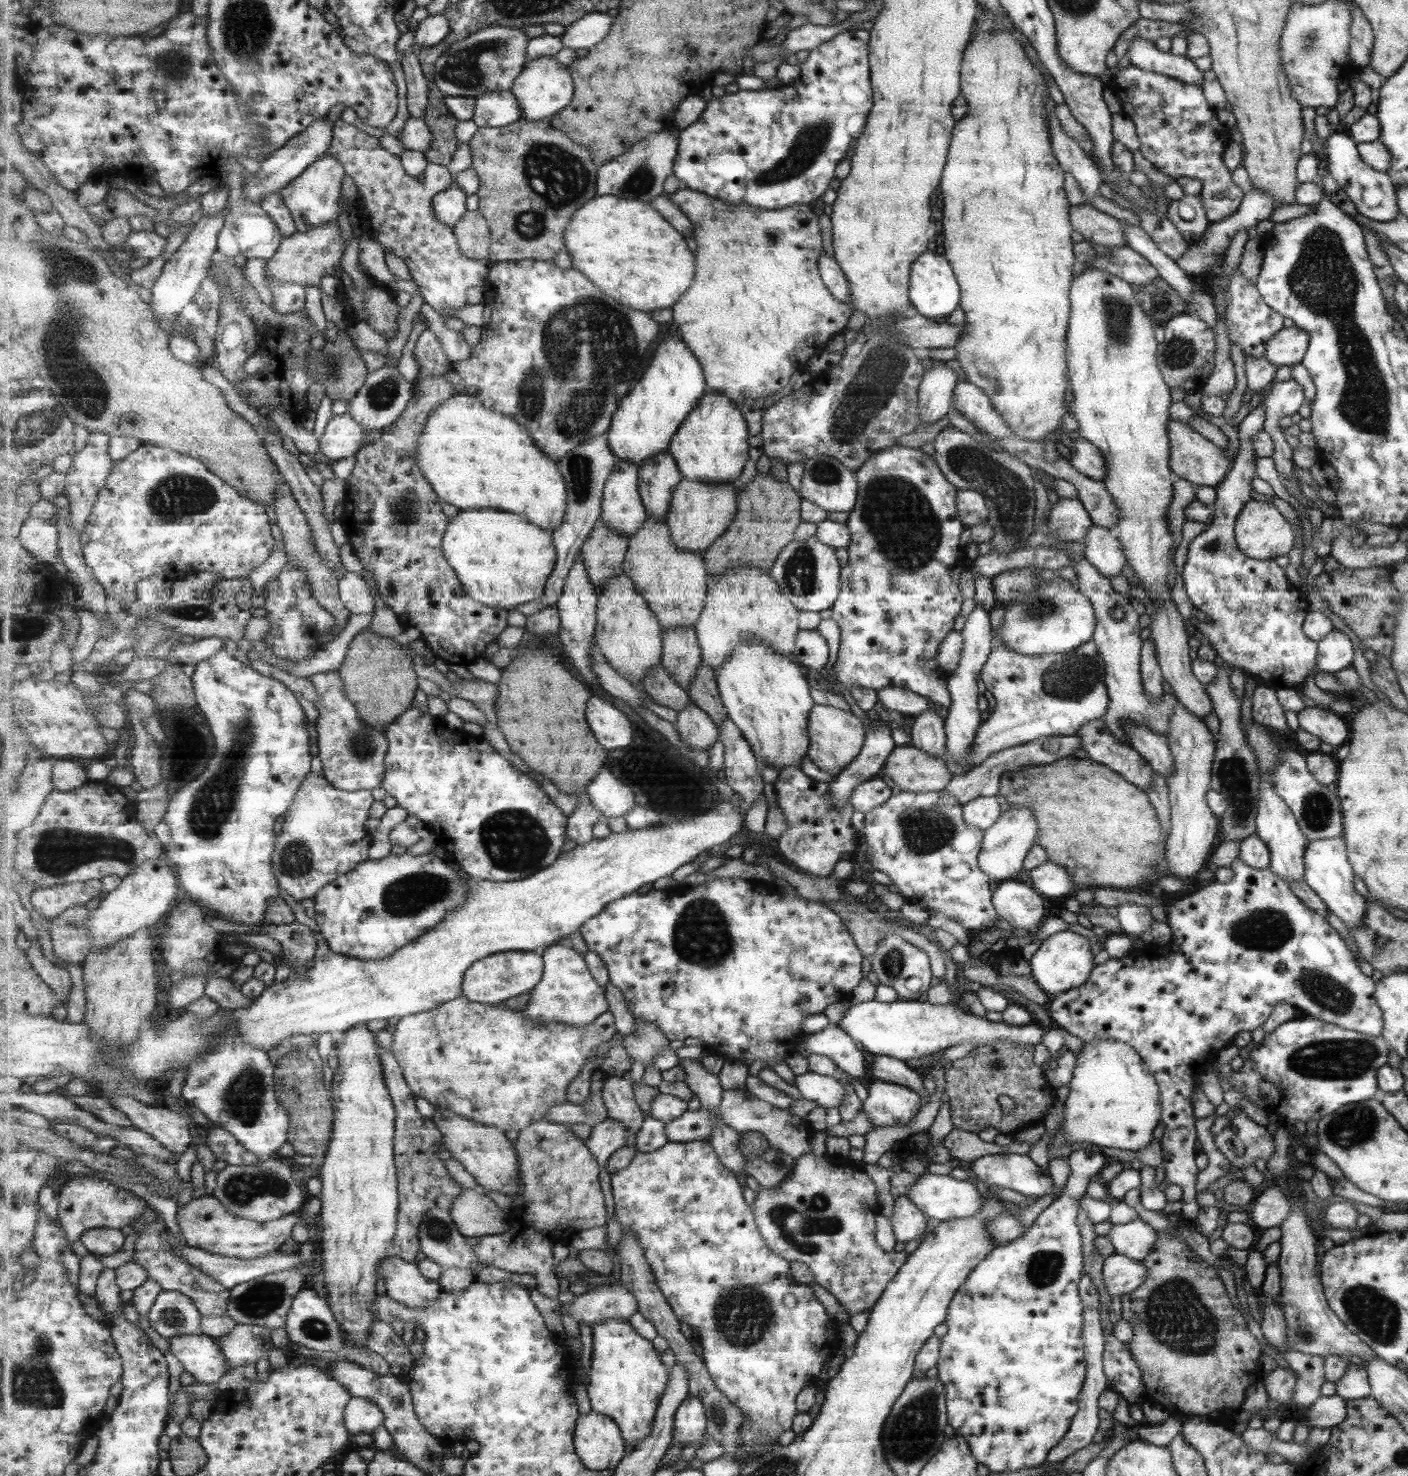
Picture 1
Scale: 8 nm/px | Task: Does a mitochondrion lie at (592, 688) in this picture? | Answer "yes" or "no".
no

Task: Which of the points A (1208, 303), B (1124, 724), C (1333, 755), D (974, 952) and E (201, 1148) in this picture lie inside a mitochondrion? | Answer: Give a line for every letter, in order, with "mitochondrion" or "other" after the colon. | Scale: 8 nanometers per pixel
A: other
B: other
C: other
D: other
E: other

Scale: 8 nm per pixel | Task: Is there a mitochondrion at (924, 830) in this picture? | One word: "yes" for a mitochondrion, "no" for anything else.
yes

